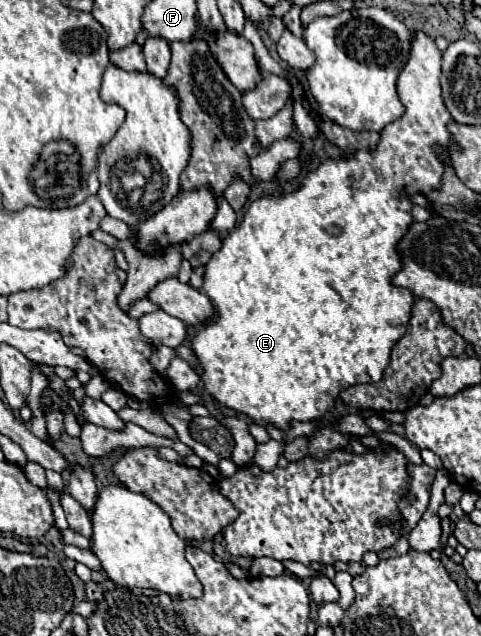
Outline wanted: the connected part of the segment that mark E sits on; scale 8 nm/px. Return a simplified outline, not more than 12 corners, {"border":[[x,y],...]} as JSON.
{"border":[[413,31],[375,153],[257,199],[213,253],[203,391],[261,427],[379,383],[449,145]]}

